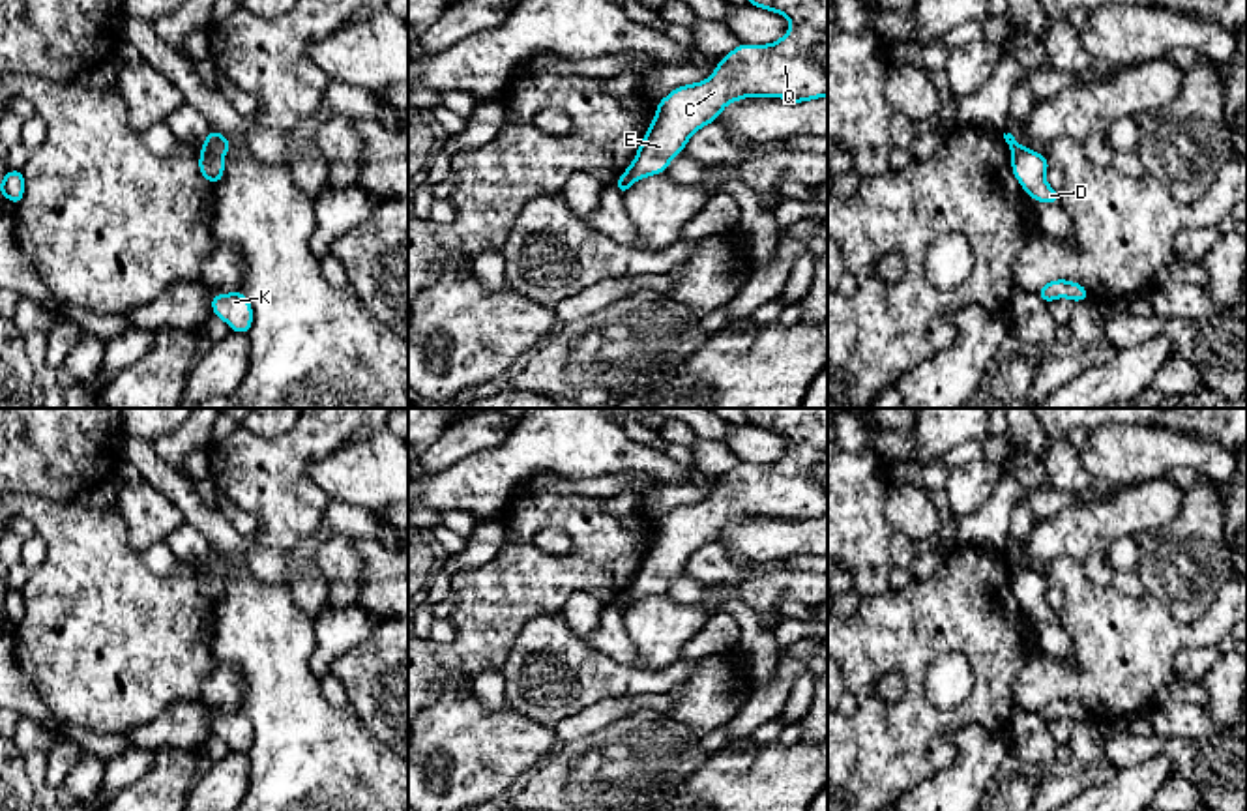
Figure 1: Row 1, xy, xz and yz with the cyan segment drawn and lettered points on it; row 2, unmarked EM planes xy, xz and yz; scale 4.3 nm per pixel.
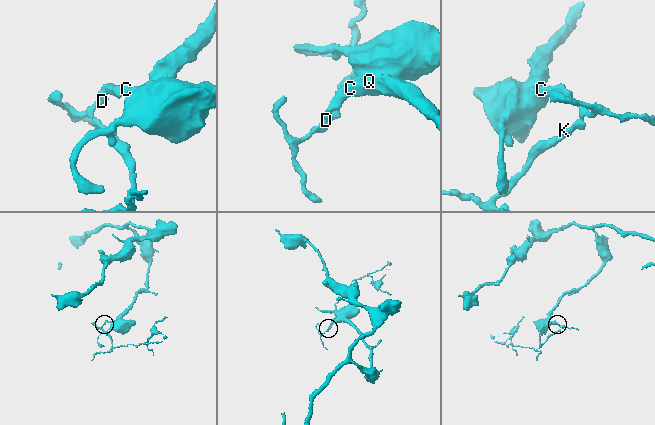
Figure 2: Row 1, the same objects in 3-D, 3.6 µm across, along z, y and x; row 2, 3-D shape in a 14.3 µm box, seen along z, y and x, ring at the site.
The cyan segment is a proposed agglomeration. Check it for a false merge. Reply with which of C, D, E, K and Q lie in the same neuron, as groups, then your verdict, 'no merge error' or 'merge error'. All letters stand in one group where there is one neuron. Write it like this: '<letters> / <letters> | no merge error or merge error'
C E Q / D K | merge error

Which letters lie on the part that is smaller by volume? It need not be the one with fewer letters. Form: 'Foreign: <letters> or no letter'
Foreign: D, K

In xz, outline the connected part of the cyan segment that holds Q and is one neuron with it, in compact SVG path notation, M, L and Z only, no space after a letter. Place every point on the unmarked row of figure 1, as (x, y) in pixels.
M745 408L745 416L749 425L786 436L790 450L768 464L740 463L706 500L665 515L622 596L637 601L665 592L687 560L732 521L828 517L828 408Z

